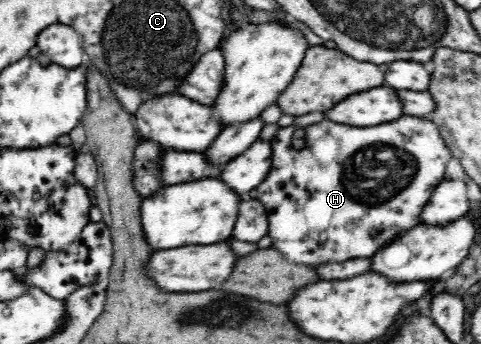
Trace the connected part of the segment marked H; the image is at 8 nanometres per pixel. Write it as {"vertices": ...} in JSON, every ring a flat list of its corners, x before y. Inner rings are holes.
{"vertices":[[403,116,403,118,397,118,395,122,387,122,387,124,381,124,381,126,365,126,365,128,345,126,345,124,337,124,337,122,331,122,331,120,323,120,323,122,317,122,317,124,311,124,311,126,303,128,305,130,307,146,303,147,303,150,299,150,299,152,293,150,291,142,289,142,289,136,297,130,297,126,281,128,279,134,271,140,273,158,269,174,267,174,267,178,259,186,256,186,258,192,257,199,261,201,261,204,265,205,269,219,268,235,272,238,271,246,277,249,287,262,304,266,321,266,321,264,325,266,325,264,331,264,331,262,345,262,349,258,373,256,373,254,377,254,377,250,383,250,393,240,401,238,407,230,419,226,422,223,421,214,423,214,423,210,427,206,434,189,441,184,441,181,446,179,445,170,447,170,447,163,451,160,452,156,449,150,447,150,448,146,444,143,439,130,435,126,429,120,411,118,411,116]]}

